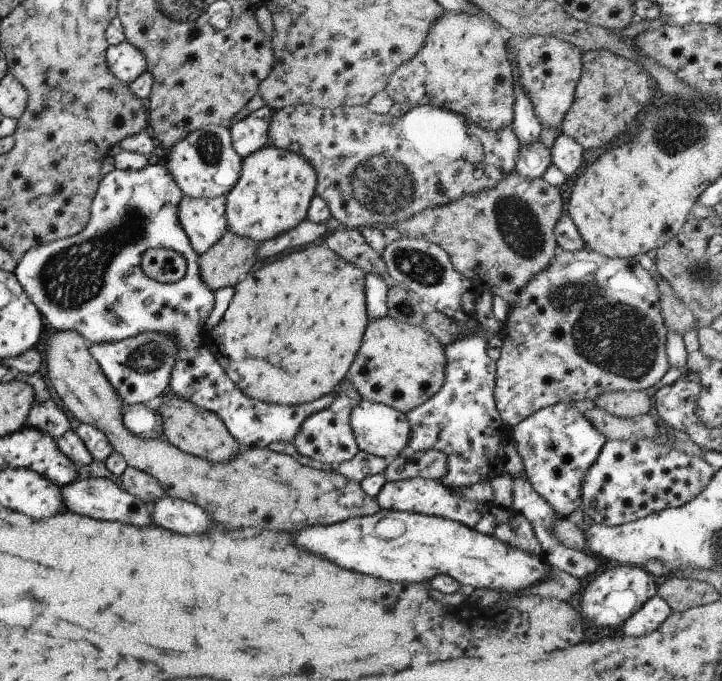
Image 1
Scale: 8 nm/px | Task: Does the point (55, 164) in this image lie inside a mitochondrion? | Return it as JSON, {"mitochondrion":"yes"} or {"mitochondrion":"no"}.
{"mitochondrion":"no"}

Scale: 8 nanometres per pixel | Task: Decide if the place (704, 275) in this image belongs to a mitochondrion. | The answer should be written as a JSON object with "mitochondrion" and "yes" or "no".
{"mitochondrion":"yes"}

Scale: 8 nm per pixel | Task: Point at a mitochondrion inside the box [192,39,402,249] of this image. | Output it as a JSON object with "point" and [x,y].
{"point":[209,148]}

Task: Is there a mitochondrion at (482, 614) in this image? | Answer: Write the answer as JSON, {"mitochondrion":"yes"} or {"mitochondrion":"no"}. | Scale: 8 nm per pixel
{"mitochondrion":"no"}

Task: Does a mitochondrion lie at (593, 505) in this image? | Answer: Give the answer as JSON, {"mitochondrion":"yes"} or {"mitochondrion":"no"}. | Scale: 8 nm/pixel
{"mitochondrion":"no"}

